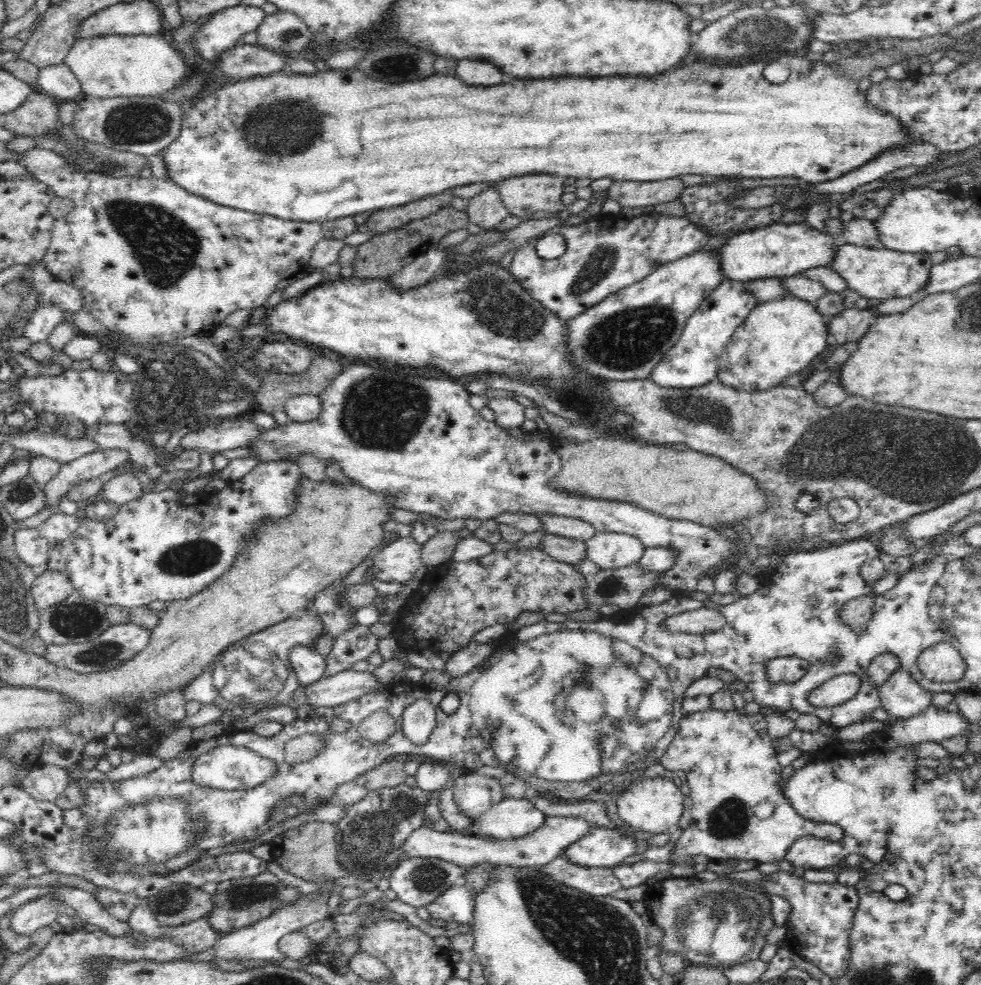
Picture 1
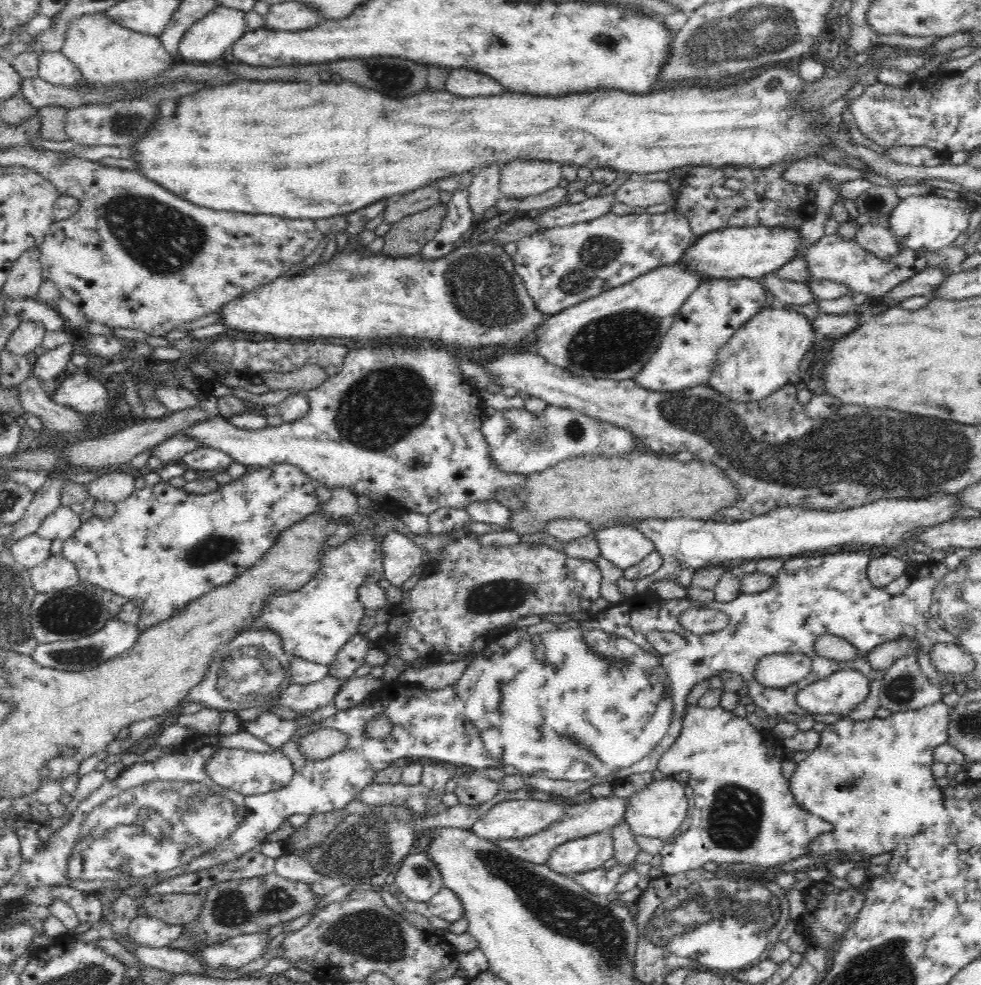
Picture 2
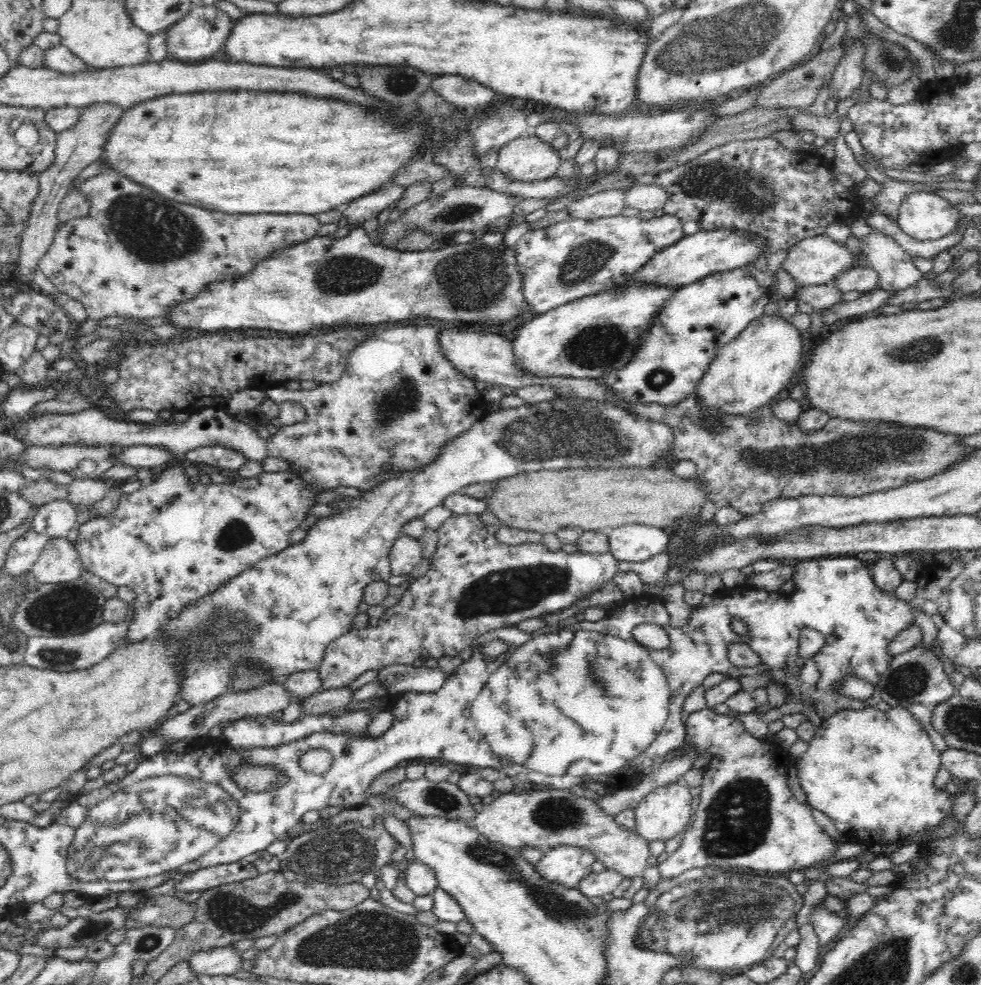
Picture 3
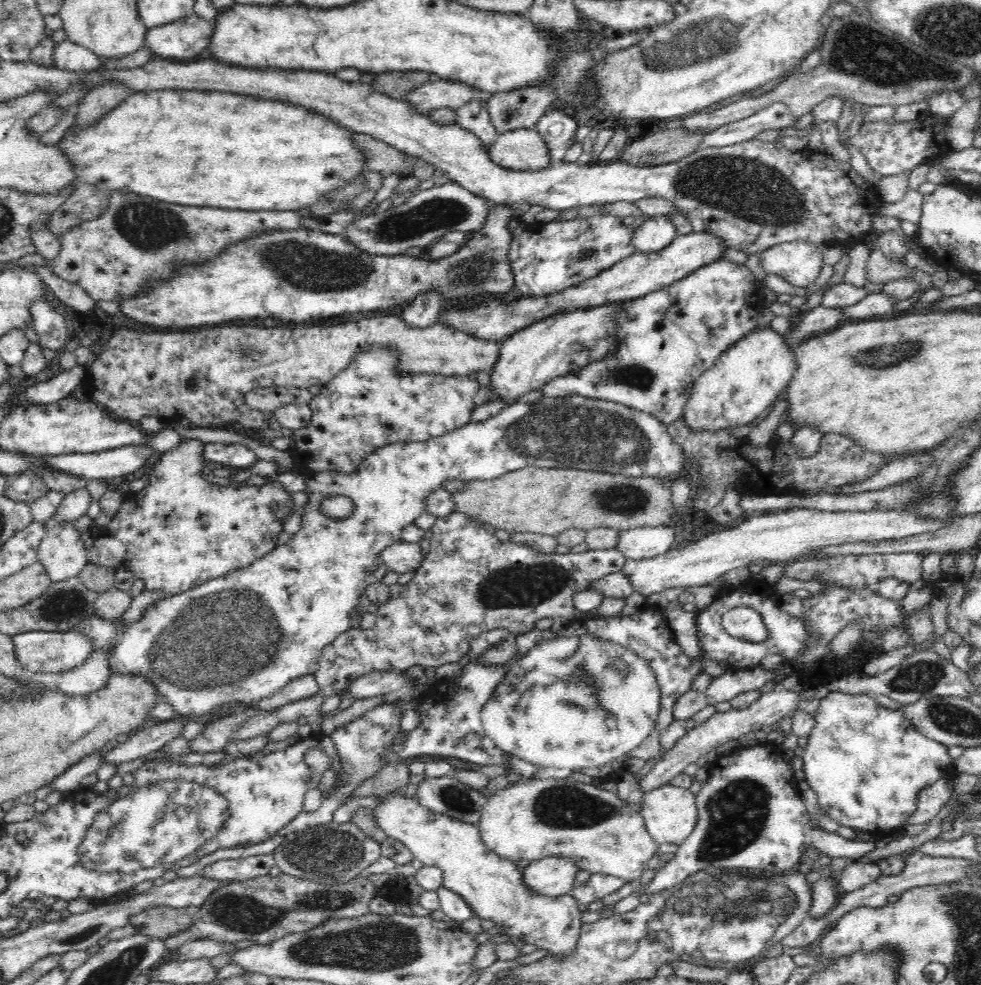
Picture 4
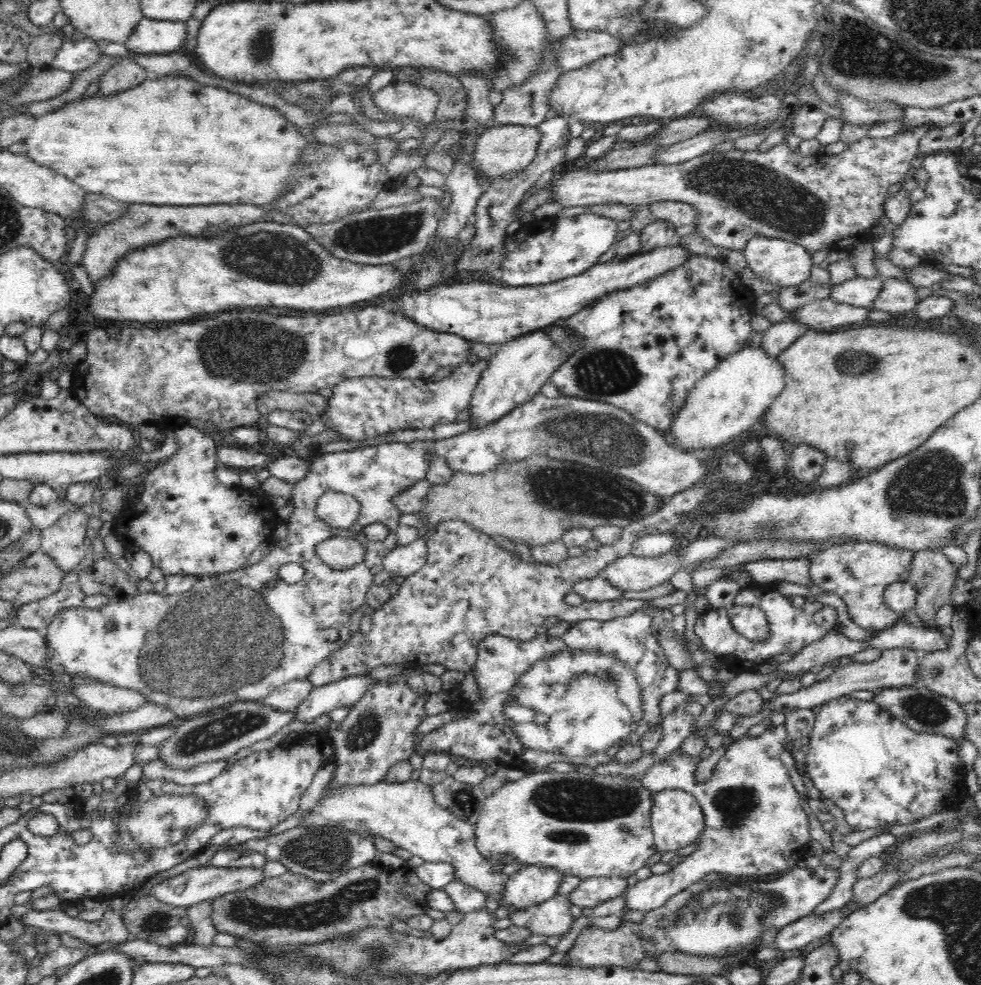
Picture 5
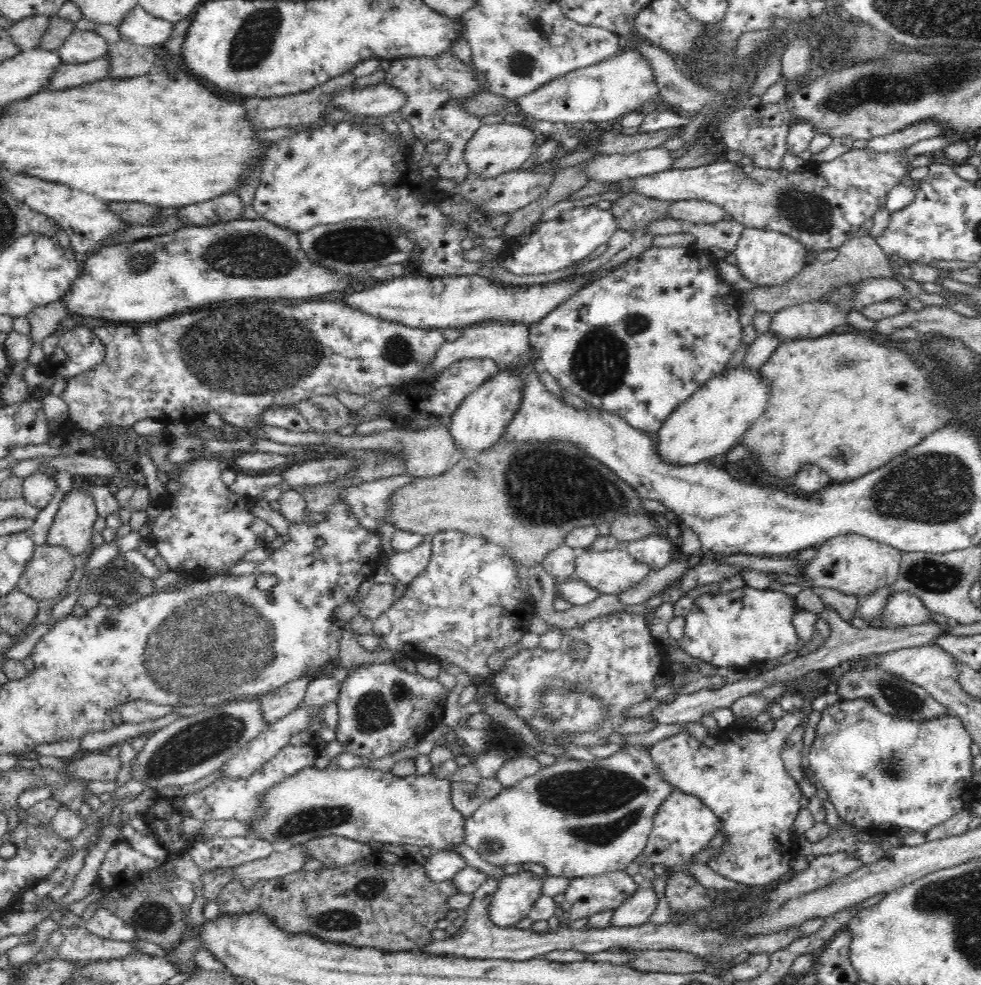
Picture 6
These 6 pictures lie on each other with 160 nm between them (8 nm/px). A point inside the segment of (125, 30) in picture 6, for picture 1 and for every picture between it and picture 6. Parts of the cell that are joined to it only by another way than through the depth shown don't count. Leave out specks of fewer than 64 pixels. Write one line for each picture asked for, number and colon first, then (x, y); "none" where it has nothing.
1: (223, 31)
2: (212, 37)
3: (200, 34)
4: (185, 38)
5: (150, 36)

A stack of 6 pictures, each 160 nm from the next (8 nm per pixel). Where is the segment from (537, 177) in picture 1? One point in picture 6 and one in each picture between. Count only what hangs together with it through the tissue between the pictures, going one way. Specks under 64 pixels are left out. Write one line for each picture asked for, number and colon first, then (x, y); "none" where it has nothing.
2: (522, 178)
3: (527, 159)
4: (524, 149)
5: (500, 151)
6: (496, 148)

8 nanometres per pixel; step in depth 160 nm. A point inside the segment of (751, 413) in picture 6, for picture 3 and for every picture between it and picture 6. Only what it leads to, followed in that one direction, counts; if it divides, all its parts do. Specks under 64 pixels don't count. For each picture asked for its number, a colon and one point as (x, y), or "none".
3: (755, 367)
4: (750, 375)
5: (726, 402)

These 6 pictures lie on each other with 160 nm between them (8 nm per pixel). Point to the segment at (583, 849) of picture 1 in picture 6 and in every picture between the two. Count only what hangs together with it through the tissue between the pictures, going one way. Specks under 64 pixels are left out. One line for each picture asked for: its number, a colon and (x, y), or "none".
2: (584, 854)
3: (565, 864)
4: (552, 876)
5: (533, 884)
6: (516, 894)

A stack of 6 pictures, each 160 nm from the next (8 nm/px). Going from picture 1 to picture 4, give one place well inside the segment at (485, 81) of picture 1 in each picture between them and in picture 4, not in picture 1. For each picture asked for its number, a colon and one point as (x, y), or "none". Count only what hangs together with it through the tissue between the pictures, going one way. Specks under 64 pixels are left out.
2: (461, 81)
3: (468, 94)
4: (445, 93)

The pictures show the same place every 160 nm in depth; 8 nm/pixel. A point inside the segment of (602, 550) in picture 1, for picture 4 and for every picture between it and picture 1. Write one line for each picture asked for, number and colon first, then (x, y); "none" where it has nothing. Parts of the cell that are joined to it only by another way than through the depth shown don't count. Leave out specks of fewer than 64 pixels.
2: (624, 546)
3: (633, 542)
4: (643, 543)

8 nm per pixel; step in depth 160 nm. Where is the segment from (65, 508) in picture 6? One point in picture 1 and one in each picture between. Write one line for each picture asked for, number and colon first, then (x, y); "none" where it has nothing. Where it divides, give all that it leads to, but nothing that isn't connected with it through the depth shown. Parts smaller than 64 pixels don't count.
1: (50, 588)
2: (56, 573)
3: (59, 563)
4: (62, 553)
5: (64, 541)

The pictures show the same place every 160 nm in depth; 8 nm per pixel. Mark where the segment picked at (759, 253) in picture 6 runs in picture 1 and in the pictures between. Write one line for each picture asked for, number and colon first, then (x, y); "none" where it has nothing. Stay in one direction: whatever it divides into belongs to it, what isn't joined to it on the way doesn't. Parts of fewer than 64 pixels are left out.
1: (873, 272)
2: (833, 258)
3: (818, 260)
4: (799, 263)
5: (774, 260)

